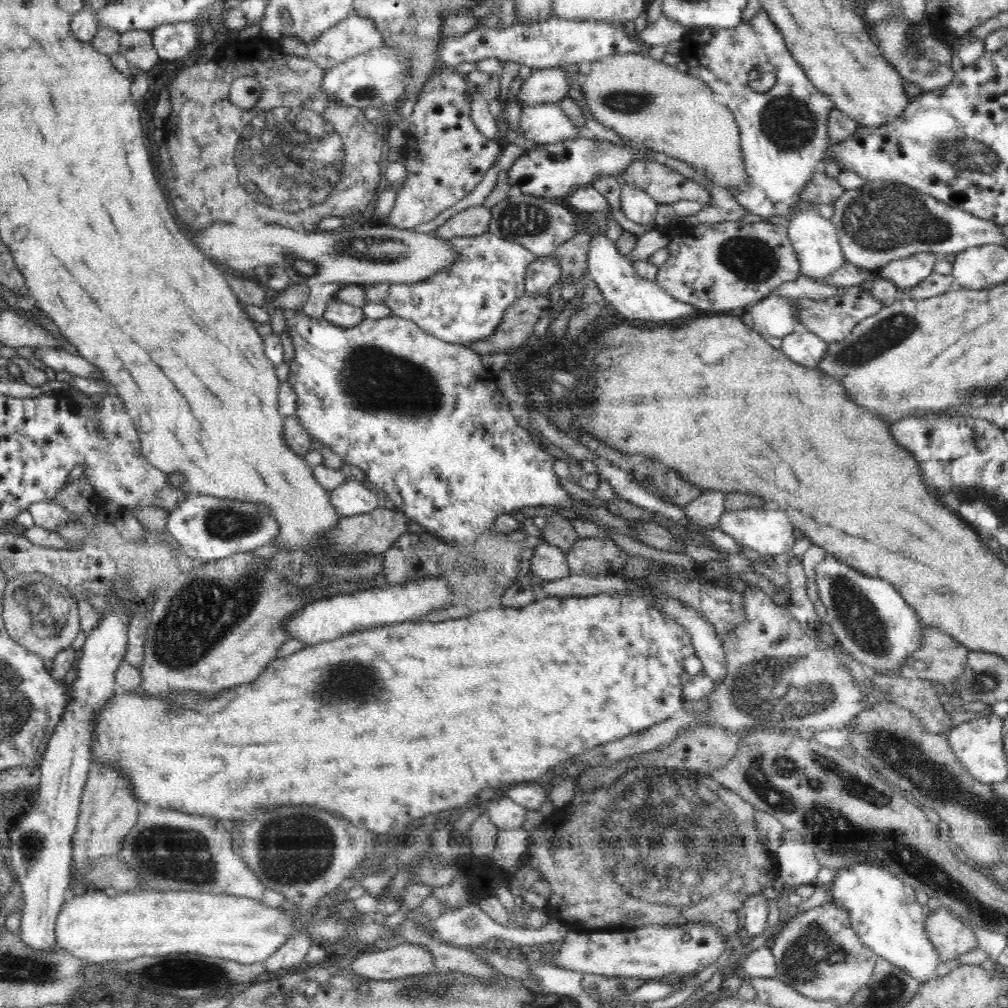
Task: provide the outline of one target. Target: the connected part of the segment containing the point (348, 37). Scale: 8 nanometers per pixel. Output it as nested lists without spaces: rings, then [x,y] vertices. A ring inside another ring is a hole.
[[[355,11],[343,22],[326,30],[318,39],[310,43],[300,42],[295,37],[285,37],[282,40],[278,40],[278,42],[284,53],[308,58],[318,64],[325,72],[334,68],[334,66],[342,65],[349,58],[385,46],[382,34],[377,30],[374,22],[371,19],[358,15]]]

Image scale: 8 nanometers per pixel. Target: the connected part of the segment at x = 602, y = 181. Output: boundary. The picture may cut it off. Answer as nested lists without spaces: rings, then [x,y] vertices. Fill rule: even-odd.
[[[596,176],[592,179],[592,186],[608,200],[610,217],[616,220],[624,231],[629,231],[637,236],[648,231],[647,226],[628,220],[621,210],[621,183],[617,178],[614,176]]]

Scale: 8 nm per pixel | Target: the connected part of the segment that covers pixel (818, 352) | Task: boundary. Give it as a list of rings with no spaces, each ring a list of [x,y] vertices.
[[[800,330],[783,336],[781,351],[790,360],[810,369],[817,369],[822,362],[828,343],[808,330]]]

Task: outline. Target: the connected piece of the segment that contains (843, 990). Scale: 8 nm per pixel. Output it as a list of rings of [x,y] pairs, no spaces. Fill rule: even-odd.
[[[830,898],[820,906],[796,911],[768,945],[776,957],[777,980],[819,1002],[844,1004],[854,998],[868,984],[878,958],[852,928],[850,913]]]

